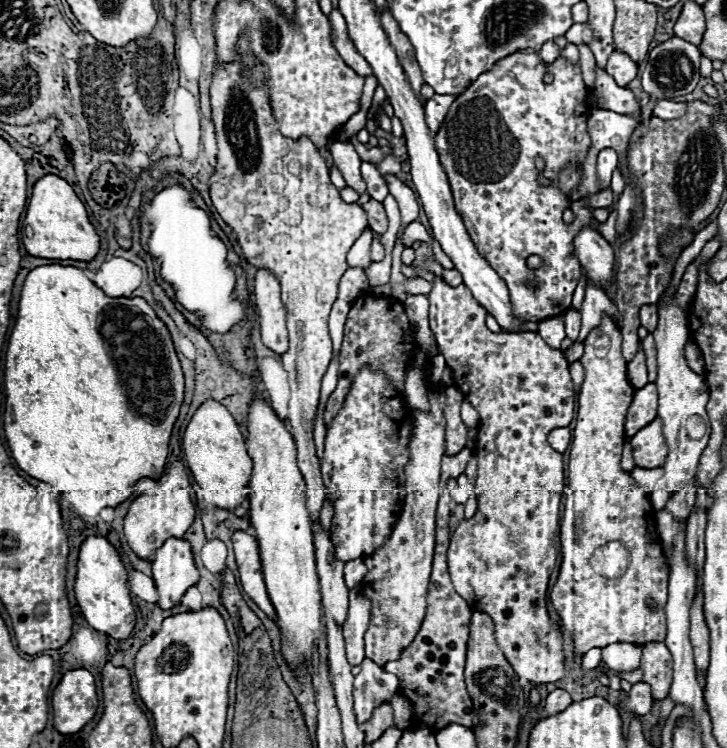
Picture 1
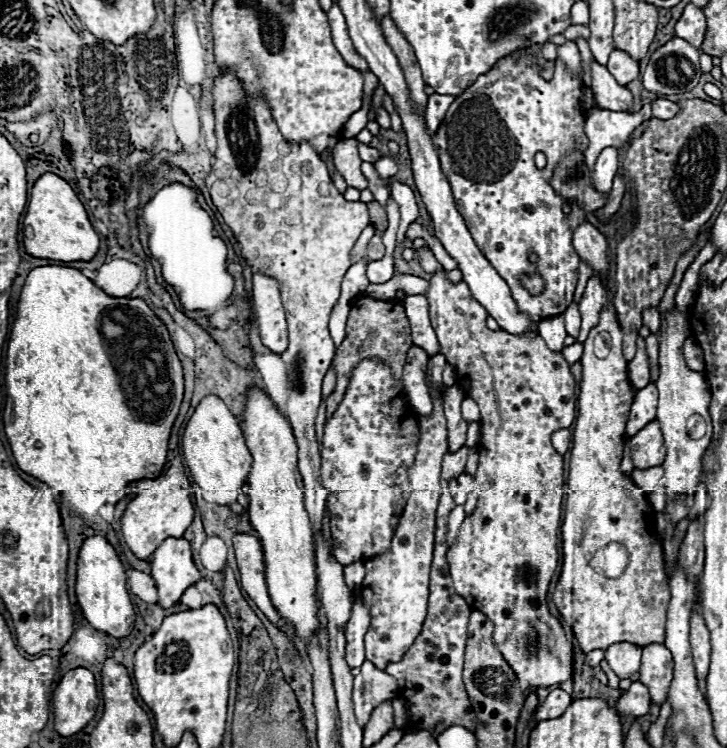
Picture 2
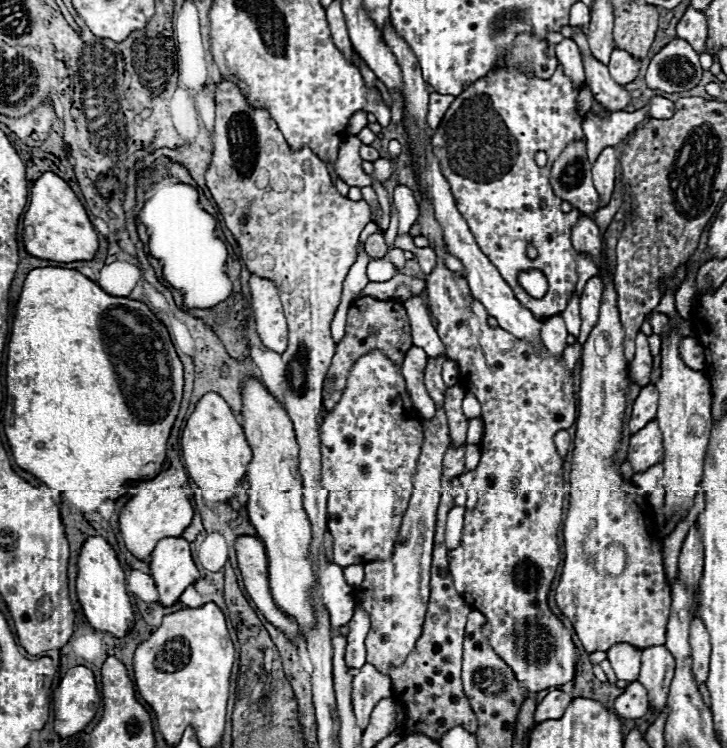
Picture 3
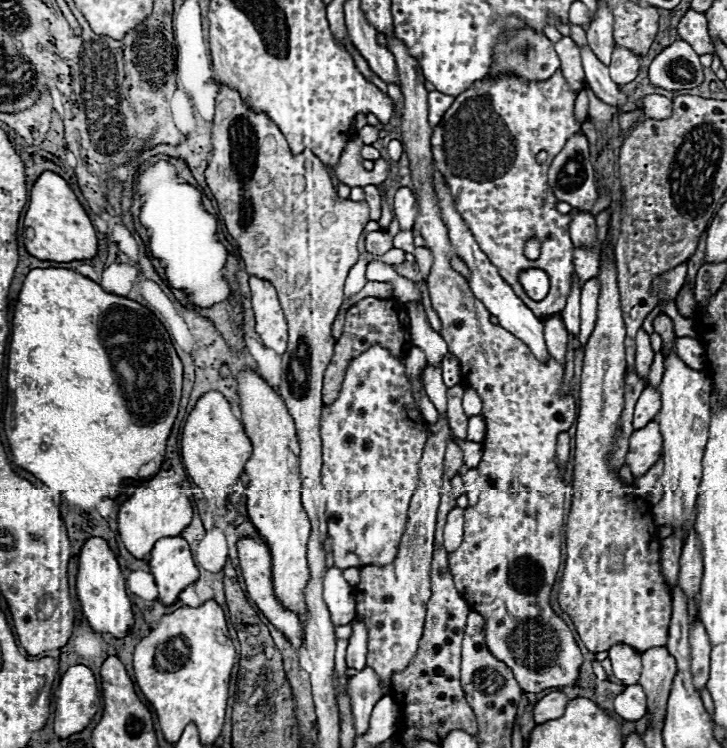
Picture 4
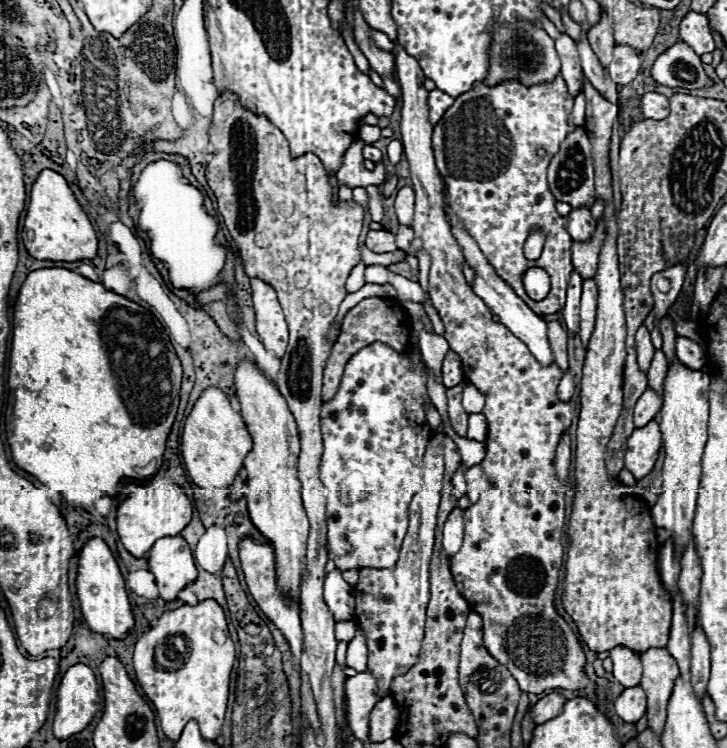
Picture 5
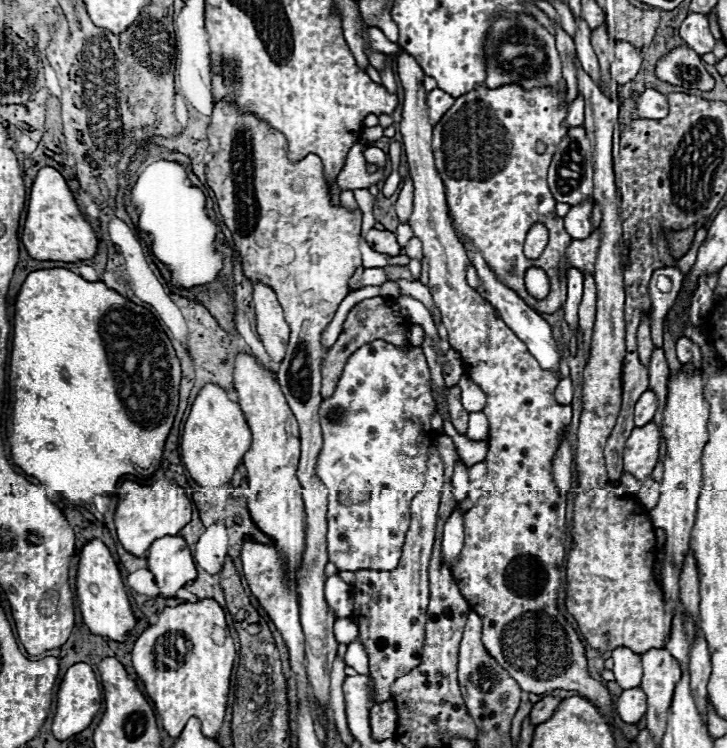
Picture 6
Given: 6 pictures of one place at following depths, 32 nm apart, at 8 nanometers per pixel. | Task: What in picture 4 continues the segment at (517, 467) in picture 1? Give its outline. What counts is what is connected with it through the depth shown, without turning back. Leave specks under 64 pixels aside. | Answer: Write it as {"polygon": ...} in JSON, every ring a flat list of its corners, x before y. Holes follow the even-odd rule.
{"polygon":[[386,34,386,40,390,52,396,56,402,94,404,94,404,114,402,114,404,148,410,158,414,190,418,194,418,216,414,226,418,230,418,236,426,240,426,248,430,248,434,254,434,266,426,278,430,302,442,322,440,336,446,340,448,352,460,362,462,386,478,392,482,400,482,416,486,422,486,436,482,440,484,454,478,464,478,480,474,482,480,490,480,500,476,506,464,512,462,546,456,552,448,554,450,572,454,576,456,590,464,596,464,600,472,606,472,610,484,616,488,648,498,660,502,660,514,672,524,692,538,694,546,688,576,686,578,668,582,664,582,652,570,628,550,608,550,592,562,562,560,534,564,526,564,484,562,484,562,474,558,470,556,436,574,424,576,400,572,394,562,396,560,392,564,380,564,366,554,358,548,358,546,362,538,360,522,340,514,338,502,326,494,326,490,322,490,312,470,292,468,280,450,268,450,258,454,258,456,252,452,250,452,244,446,236,446,226,440,220,430,180,432,128,428,124,428,90,424,88,424,76,418,66,418,60,408,54,406,44,398,42,394,34]]}

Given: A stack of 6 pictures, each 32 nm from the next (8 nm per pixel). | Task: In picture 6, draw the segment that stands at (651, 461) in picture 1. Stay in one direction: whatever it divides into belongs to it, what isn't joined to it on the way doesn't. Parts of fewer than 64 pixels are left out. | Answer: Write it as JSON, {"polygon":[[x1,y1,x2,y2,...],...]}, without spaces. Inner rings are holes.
{"polygon":[[654,422,642,428,634,428,624,448,624,470,636,480,644,480,652,474,660,450,660,430]]}

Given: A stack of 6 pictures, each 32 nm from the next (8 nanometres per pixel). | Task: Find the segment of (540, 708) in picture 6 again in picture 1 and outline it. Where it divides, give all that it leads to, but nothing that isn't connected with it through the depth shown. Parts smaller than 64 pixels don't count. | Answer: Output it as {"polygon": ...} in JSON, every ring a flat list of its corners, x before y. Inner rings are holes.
{"polygon":[[554,690,548,694,546,698,546,704,544,704,544,710,542,710,542,716,550,716,550,714,558,714,562,710,566,710,568,706,572,704,572,696,564,690]]}

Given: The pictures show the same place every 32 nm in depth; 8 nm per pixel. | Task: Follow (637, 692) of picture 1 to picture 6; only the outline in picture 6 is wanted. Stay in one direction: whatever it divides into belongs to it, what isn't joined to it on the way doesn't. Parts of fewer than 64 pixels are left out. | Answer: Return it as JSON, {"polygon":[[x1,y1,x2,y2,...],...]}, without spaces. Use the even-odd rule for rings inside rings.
{"polygon":[[640,688,624,690,616,702,616,712,626,724,636,724,646,714,646,694]]}

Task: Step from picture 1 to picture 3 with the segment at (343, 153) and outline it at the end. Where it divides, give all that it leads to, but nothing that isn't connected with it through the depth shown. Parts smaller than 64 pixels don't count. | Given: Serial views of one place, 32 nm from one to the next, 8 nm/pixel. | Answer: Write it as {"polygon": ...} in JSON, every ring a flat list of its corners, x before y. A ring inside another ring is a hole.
{"polygon":[[356,136,346,138,338,150,338,158,336,158,334,166,336,166,336,174,348,186,364,188,364,186,372,184,372,178,366,176,362,170,362,158,358,156,358,146,360,146,360,140]]}

